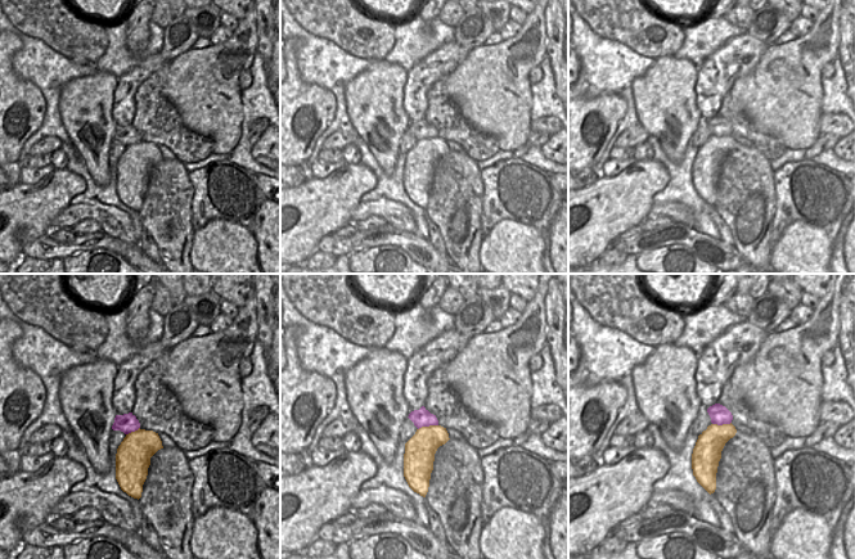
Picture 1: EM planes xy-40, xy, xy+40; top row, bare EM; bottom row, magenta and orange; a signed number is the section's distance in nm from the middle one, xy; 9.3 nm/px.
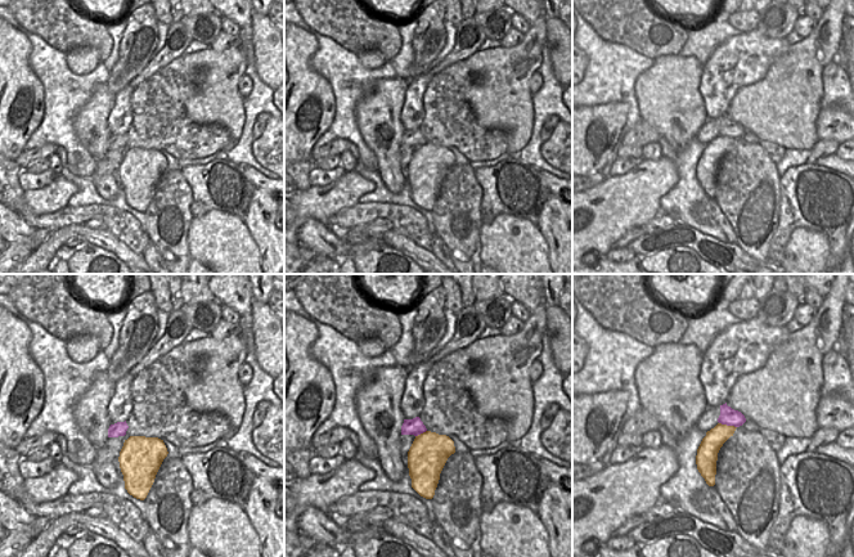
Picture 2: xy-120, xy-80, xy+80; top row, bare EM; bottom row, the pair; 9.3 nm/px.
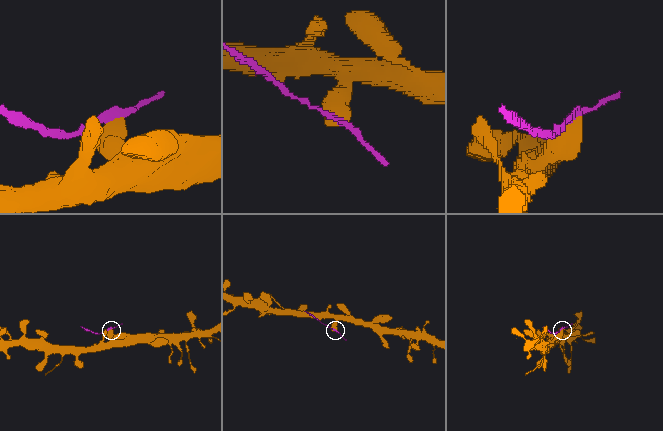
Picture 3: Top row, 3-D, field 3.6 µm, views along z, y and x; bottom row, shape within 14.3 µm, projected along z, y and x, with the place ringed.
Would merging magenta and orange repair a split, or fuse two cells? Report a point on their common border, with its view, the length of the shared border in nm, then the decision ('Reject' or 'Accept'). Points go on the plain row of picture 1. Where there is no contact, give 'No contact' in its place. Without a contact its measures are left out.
Touches magenta at xy (427, 138). Shared border 200 nm. Reject.

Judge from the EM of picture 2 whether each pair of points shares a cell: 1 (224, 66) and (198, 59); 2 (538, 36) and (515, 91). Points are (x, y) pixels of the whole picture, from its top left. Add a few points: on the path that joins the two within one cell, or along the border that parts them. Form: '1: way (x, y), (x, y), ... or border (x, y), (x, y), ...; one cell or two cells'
1: way (218, 66), (205, 59); one cell
2: way (530, 50), (515, 67), (515, 77); one cell

